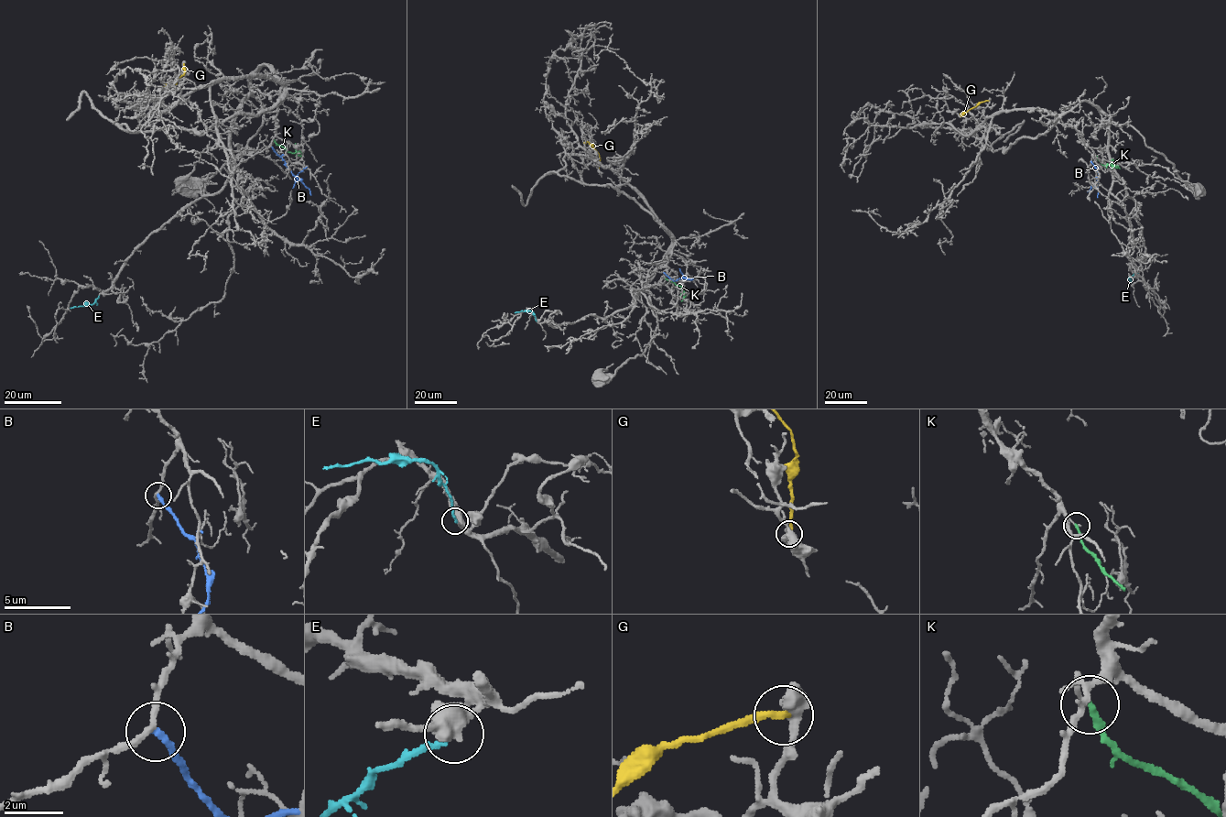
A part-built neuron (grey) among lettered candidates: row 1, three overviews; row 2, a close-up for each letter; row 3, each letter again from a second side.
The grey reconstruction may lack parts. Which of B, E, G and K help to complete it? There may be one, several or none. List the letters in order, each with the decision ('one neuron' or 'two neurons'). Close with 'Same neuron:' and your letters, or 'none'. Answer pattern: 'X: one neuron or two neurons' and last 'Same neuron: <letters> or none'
B: two neurons
E: one neuron
G: two neurons
K: two neurons
Same neuron: E

